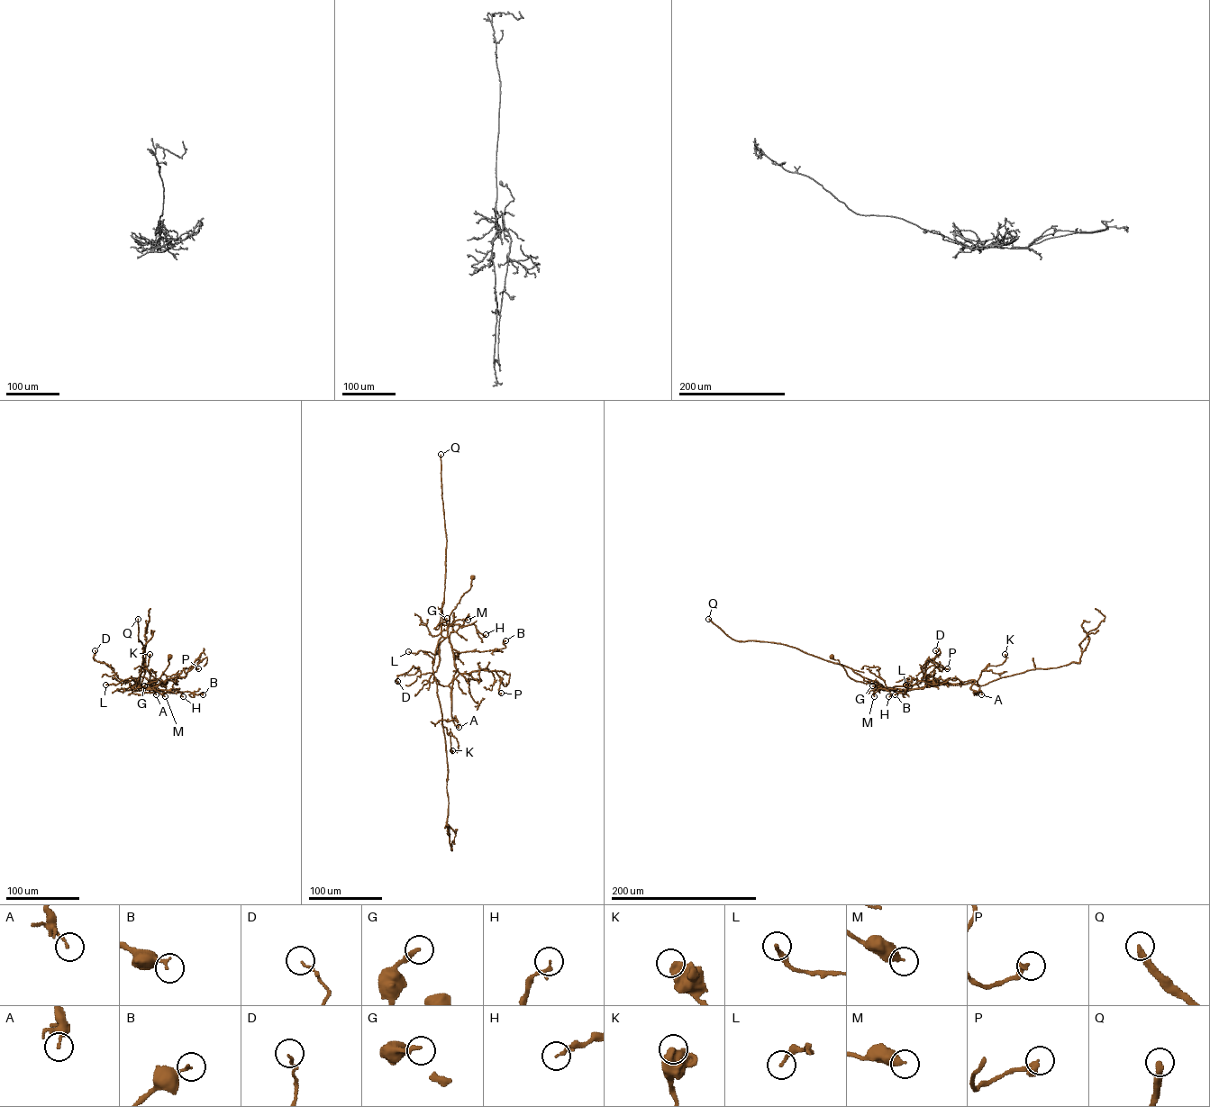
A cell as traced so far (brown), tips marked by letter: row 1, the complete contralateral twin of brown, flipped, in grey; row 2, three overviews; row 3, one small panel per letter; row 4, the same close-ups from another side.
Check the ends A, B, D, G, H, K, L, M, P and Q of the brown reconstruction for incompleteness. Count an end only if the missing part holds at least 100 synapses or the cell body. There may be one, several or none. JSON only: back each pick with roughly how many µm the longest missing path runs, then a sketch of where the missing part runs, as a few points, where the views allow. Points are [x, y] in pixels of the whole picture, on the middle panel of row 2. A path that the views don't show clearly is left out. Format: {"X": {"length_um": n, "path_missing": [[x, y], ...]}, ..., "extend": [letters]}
{"Q": {"length_um": 250}, "extend": ["Q"]}

